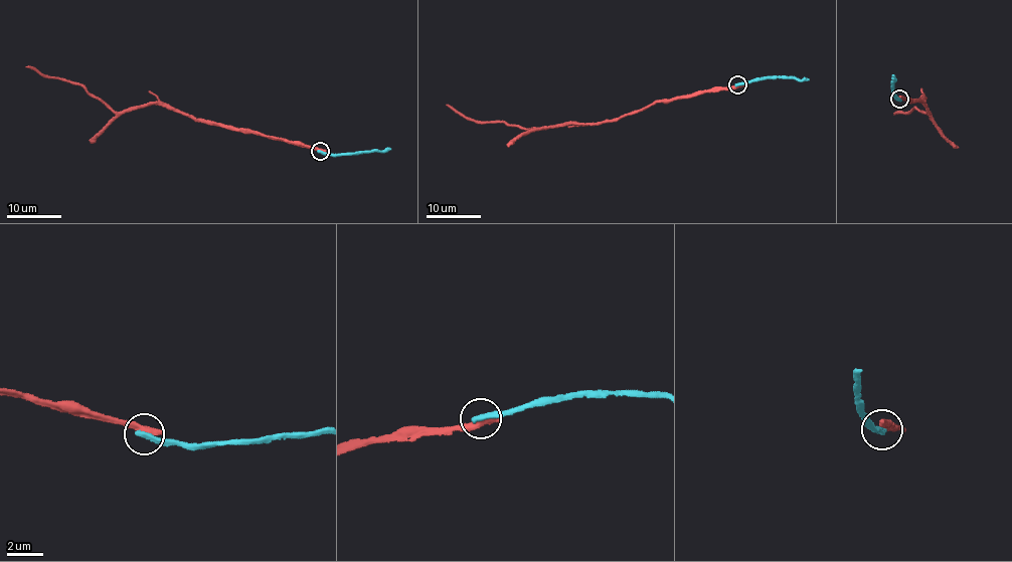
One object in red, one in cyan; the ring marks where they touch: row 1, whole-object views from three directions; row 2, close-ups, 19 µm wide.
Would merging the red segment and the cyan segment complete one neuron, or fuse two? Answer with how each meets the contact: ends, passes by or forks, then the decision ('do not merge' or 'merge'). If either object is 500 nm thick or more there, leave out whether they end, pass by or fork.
red ends | cyan ends | do not merge

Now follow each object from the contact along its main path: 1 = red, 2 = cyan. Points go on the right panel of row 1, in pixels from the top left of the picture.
1: (899, 99), (909, 103), (924, 98), (930, 119), (915, 107), (910, 113), (894, 115)
2: (899, 100), (894, 95), (892, 74)

